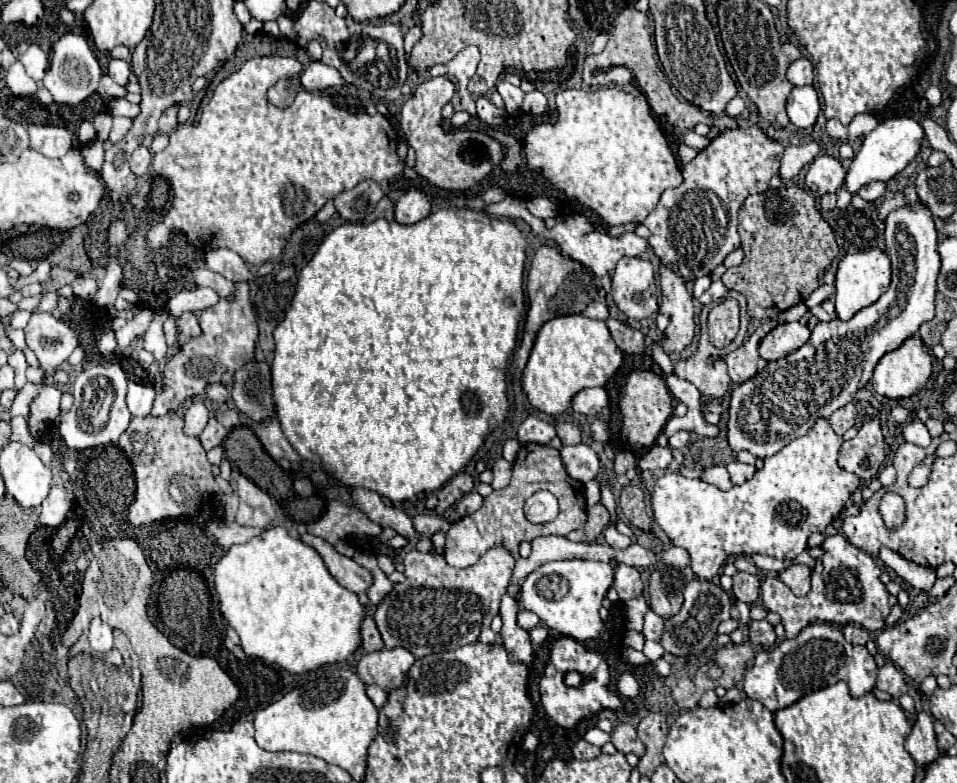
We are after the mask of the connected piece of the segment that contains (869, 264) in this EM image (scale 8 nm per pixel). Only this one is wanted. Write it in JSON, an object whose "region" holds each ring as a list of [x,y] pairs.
{"region":[[[874,248],[868,252],[846,254],[836,270],[836,312],[840,320],[850,320],[862,308],[874,304],[890,286],[890,258]]]}

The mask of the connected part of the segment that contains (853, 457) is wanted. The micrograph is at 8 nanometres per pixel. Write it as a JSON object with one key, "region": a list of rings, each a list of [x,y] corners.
{"region":[[[872,418],[860,426],[858,434],[852,440],[842,442],[838,464],[840,464],[840,468],[854,472],[860,480],[872,480],[878,474],[878,468],[882,466],[882,462],[884,462],[884,436],[880,430],[880,422],[876,418]]]}

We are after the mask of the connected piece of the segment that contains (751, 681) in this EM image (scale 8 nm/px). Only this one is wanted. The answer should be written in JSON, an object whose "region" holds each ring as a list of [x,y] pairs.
{"region":[[[810,624],[802,630],[794,640],[782,640],[770,650],[762,650],[756,654],[754,666],[746,672],[744,692],[748,698],[762,702],[770,712],[778,712],[782,708],[798,702],[806,692],[822,690],[826,686],[844,680],[850,688],[852,698],[860,698],[874,690],[878,666],[866,646],[854,646],[844,640],[840,626],[836,624]]]}

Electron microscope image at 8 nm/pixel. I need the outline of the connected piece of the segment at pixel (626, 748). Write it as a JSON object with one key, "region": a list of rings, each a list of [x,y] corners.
{"region":[[[618,724],[610,736],[612,736],[612,744],[616,746],[618,752],[624,752],[624,754],[632,752],[636,756],[642,756],[646,752],[644,744],[636,736],[636,728],[630,724]]]}

